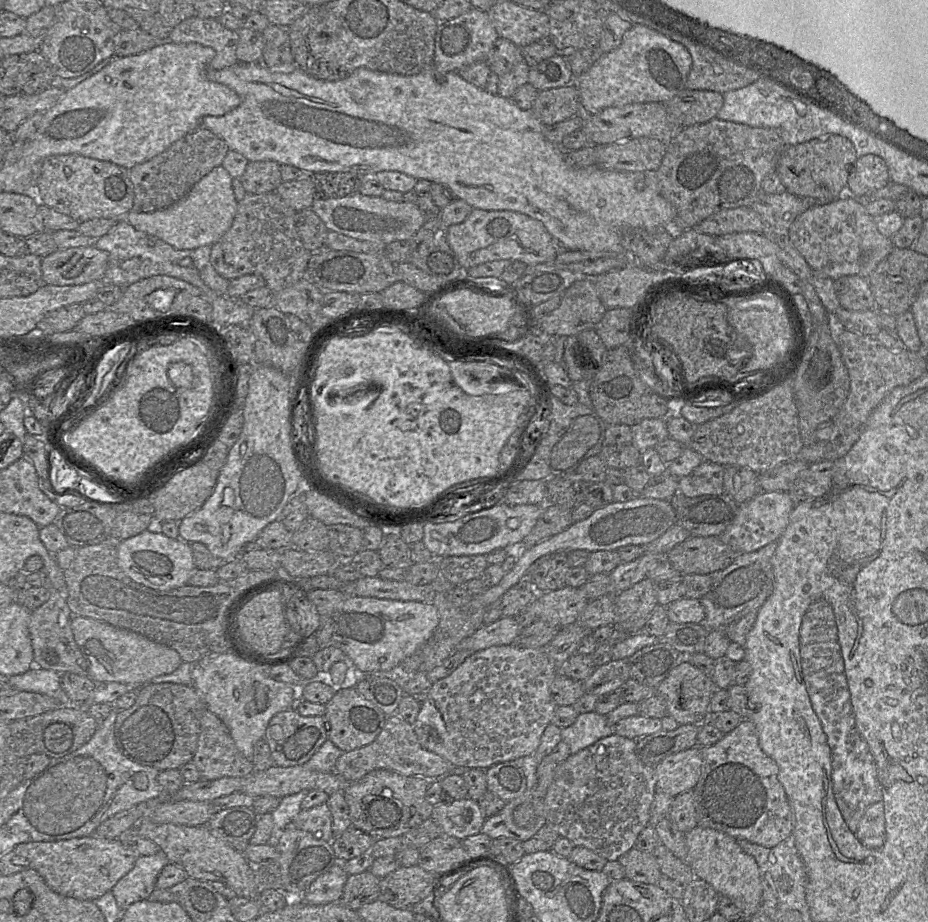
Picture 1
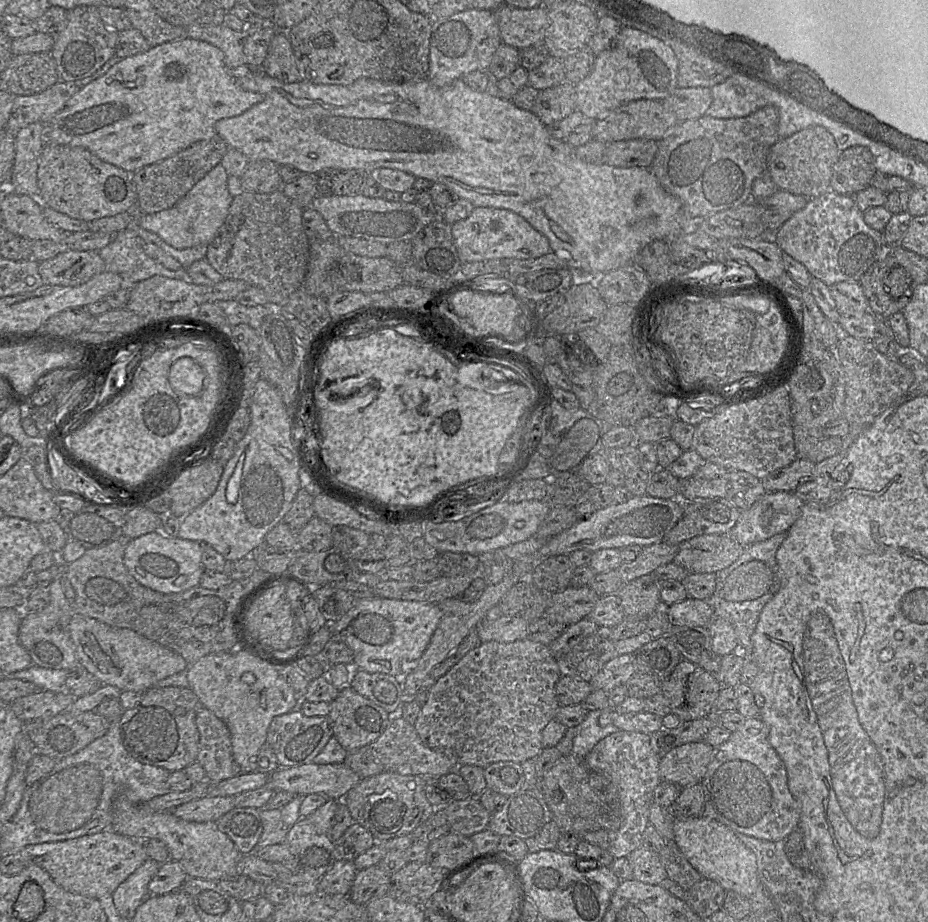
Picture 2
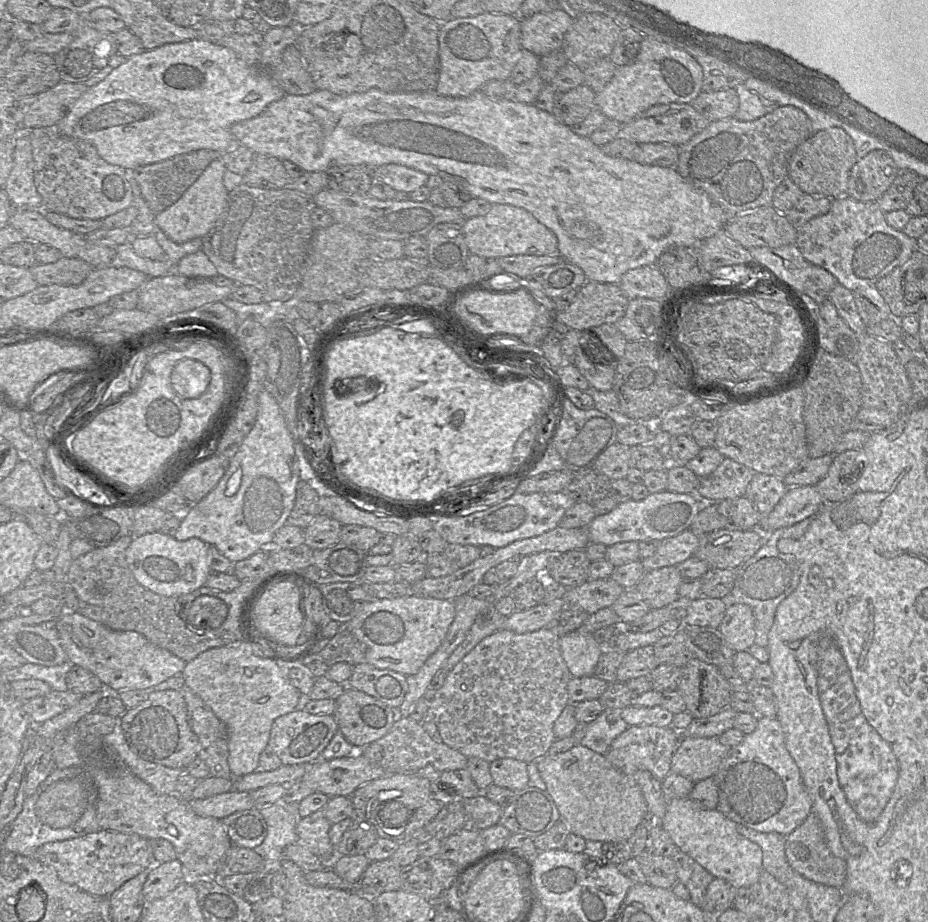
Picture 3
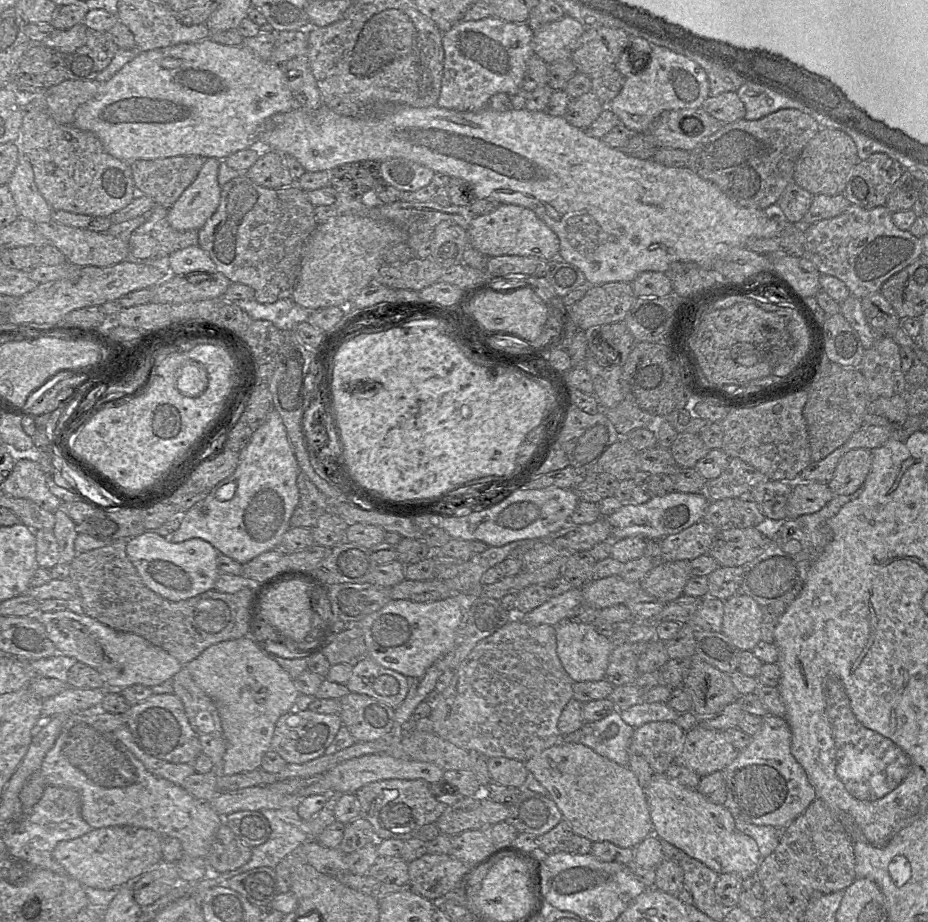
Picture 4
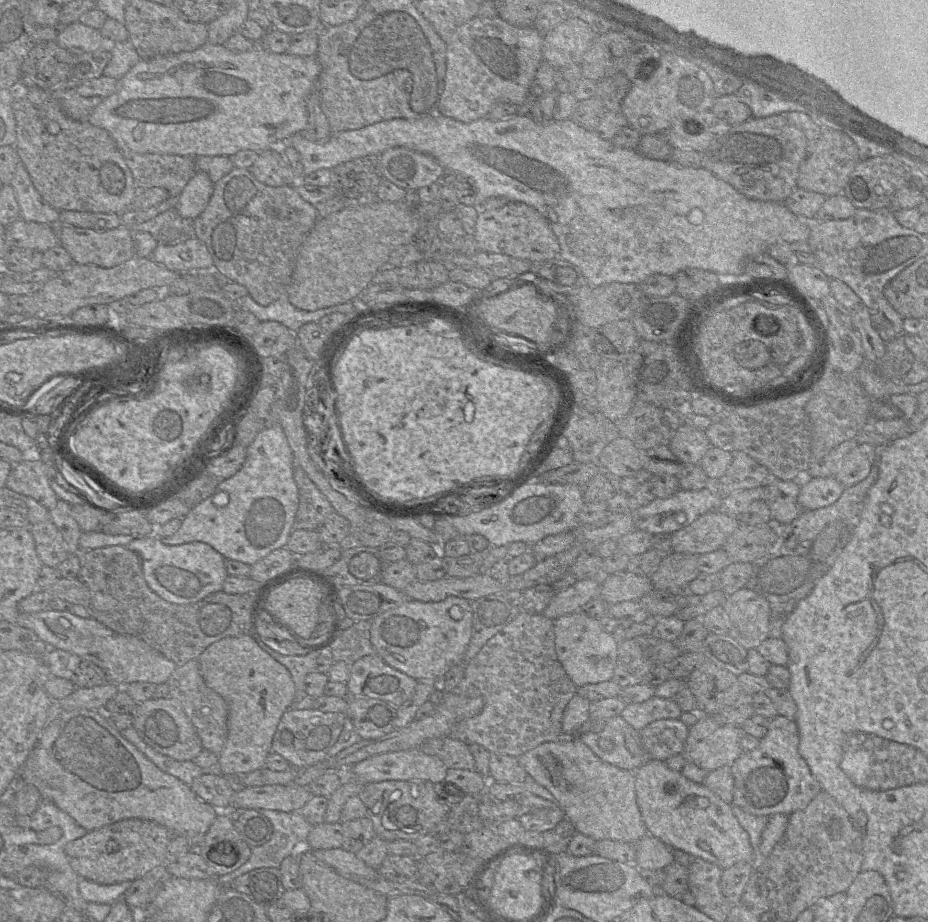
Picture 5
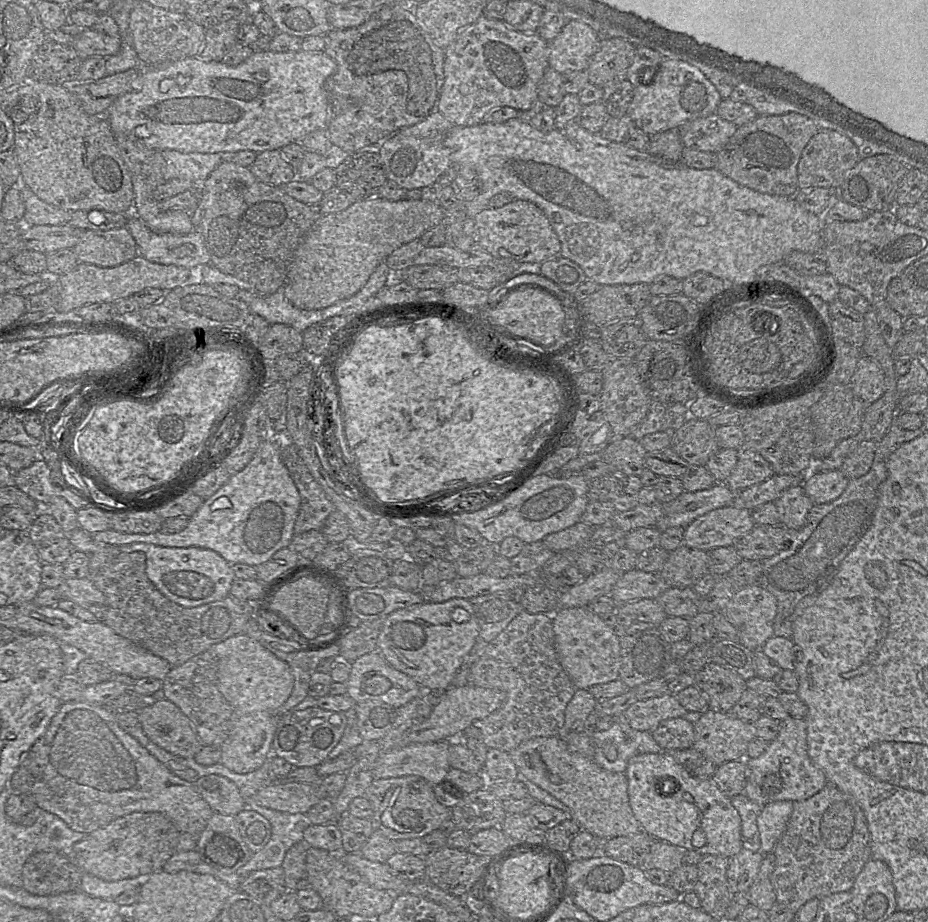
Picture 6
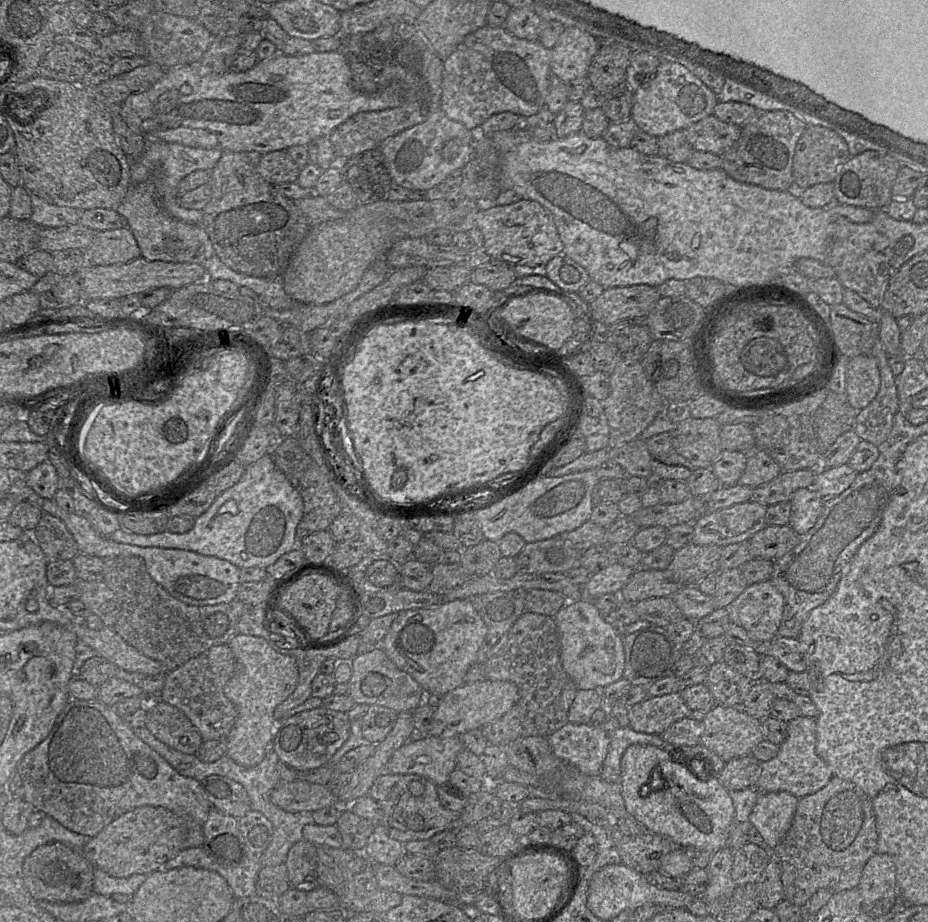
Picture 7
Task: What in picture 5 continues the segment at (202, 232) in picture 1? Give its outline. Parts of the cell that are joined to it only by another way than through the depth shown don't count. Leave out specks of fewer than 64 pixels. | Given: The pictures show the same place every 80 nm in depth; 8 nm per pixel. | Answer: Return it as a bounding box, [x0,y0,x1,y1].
[175,170,213,220]

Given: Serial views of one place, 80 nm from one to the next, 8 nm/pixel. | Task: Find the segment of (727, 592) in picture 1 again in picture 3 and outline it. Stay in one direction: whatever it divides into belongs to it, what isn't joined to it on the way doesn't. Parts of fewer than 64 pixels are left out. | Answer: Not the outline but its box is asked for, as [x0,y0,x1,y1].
[721,517,812,647]

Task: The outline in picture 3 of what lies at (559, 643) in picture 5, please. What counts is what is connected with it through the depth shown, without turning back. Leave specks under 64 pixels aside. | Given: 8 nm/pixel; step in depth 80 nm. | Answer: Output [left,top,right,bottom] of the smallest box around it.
[560,630,602,677]

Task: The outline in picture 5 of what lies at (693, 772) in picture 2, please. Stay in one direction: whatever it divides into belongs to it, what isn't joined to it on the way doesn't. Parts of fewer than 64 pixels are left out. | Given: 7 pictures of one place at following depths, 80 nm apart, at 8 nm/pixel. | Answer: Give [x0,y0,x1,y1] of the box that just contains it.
[682,715,743,773]

